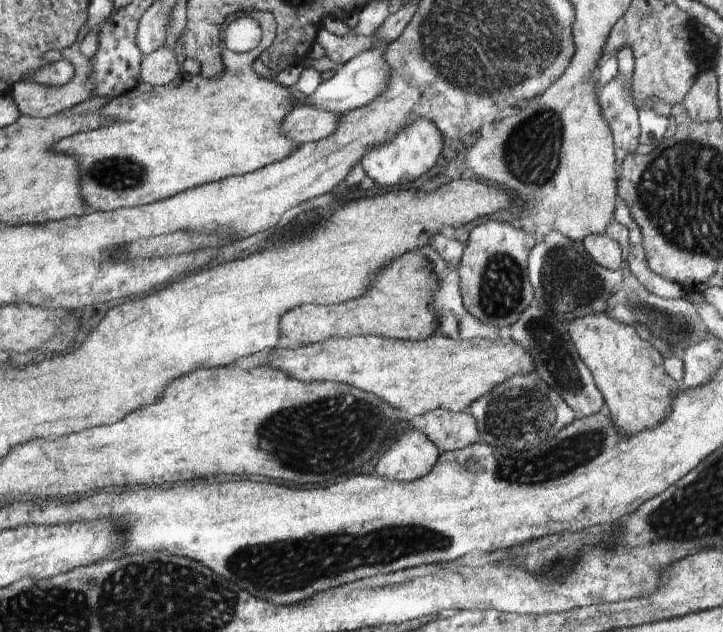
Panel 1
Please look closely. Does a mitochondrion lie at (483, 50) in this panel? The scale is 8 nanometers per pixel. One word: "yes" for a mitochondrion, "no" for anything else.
yes

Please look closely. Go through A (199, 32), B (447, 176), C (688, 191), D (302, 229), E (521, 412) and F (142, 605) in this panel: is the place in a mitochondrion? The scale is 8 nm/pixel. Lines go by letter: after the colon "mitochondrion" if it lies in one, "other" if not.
A: other
B: other
C: mitochondrion
D: other
E: mitochondrion
F: mitochondrion

